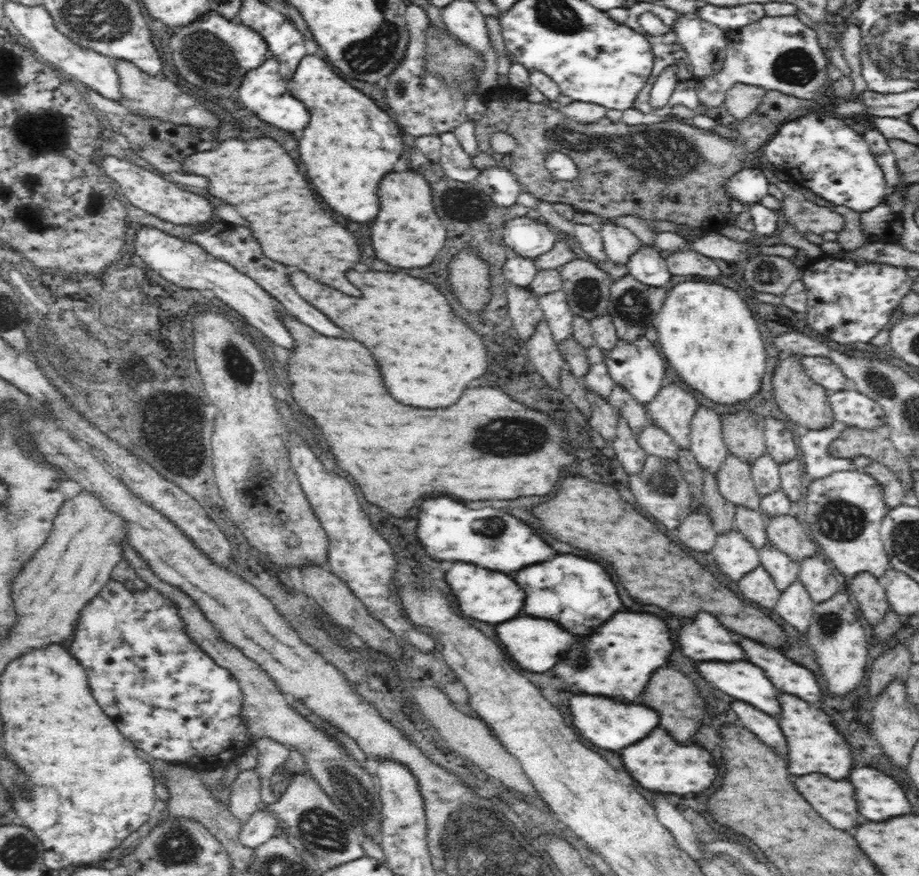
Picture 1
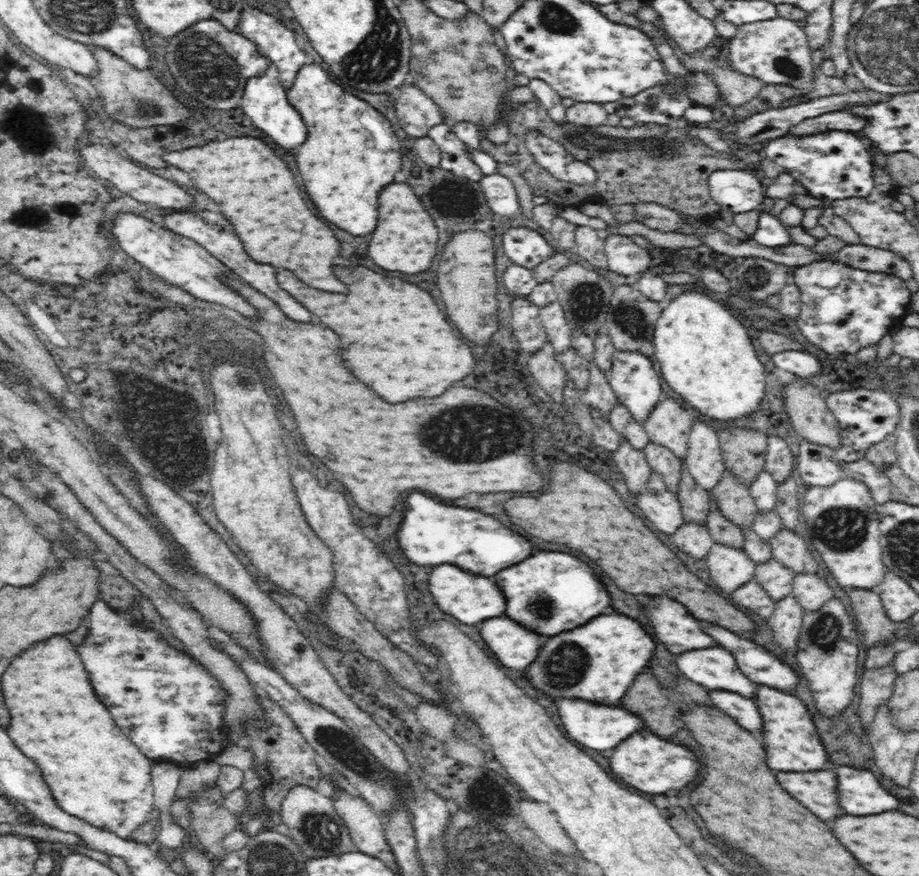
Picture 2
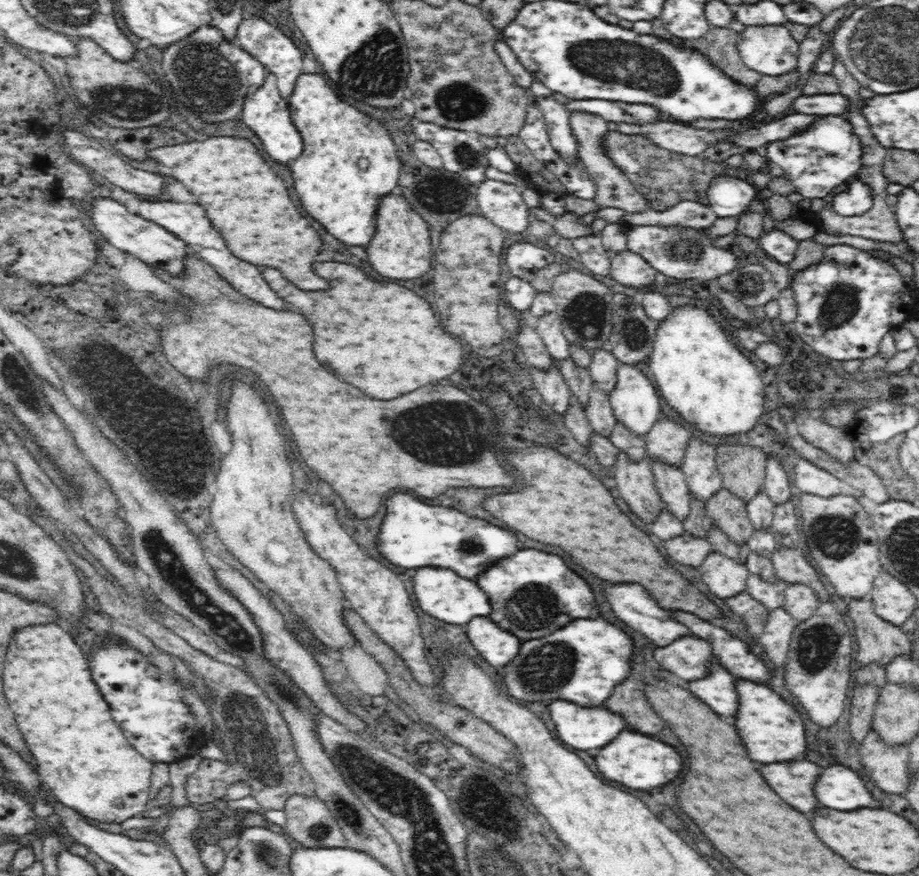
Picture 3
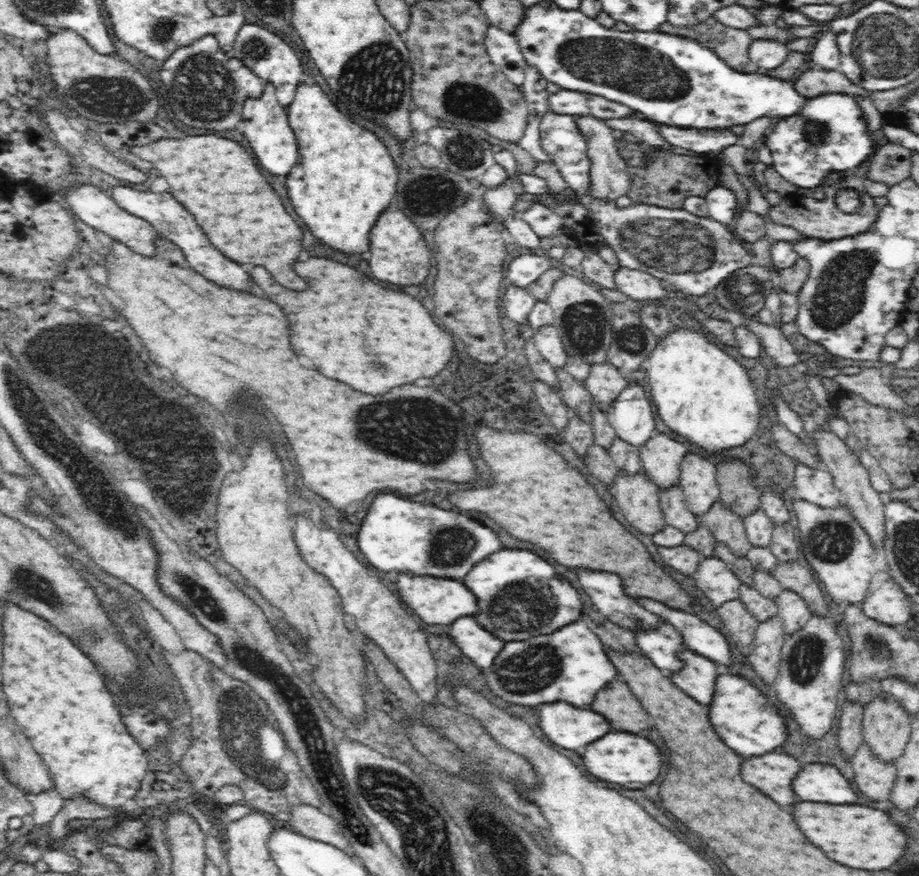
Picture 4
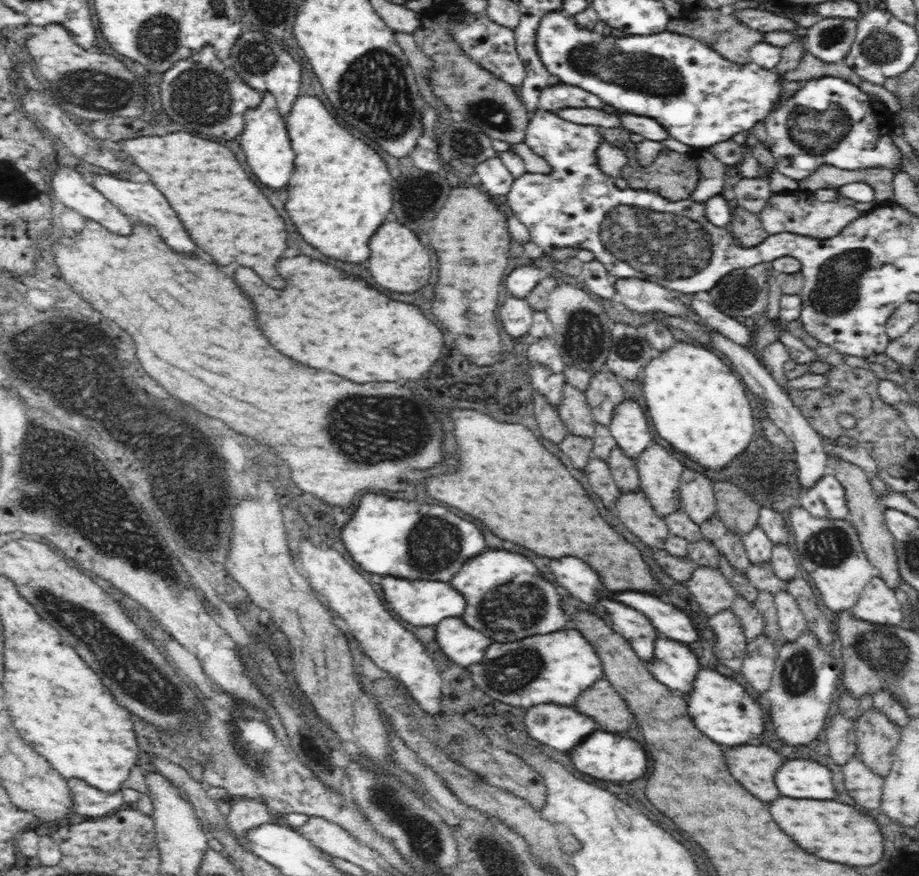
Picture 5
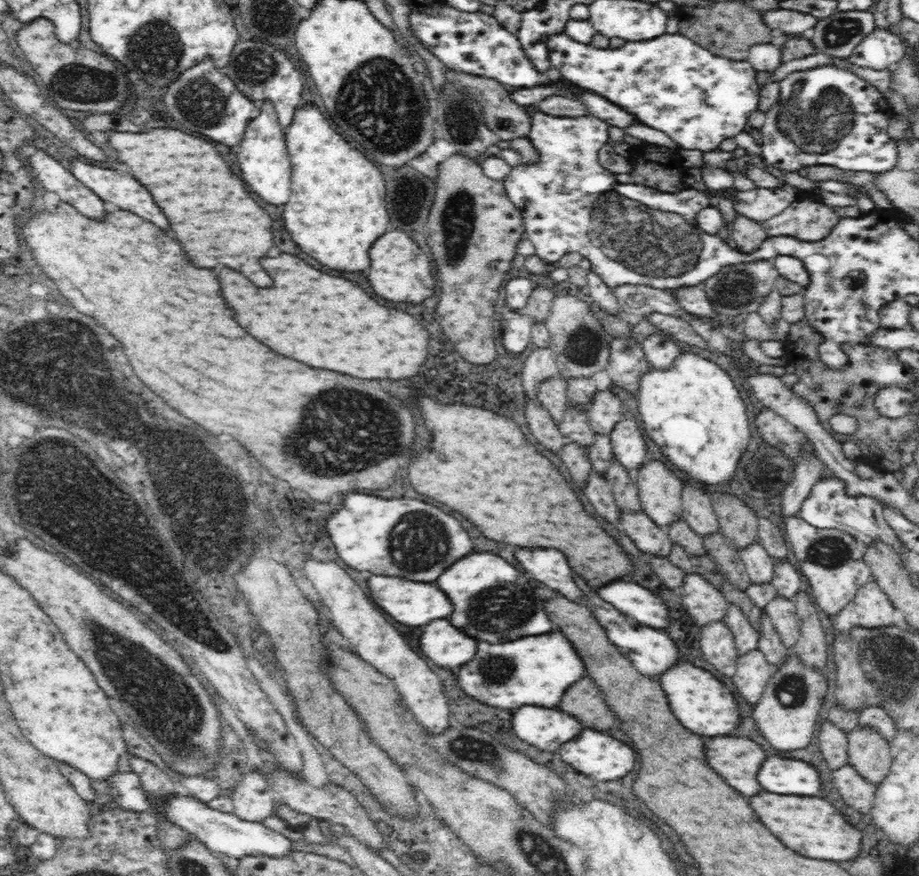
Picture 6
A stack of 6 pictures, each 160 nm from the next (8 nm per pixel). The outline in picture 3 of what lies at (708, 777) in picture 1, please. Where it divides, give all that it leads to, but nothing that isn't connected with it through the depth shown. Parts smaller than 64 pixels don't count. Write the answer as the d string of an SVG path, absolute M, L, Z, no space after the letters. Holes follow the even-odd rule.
M622 732L618 734L618 738L614 738L614 742L610 742L610 746L602 748L596 756L596 766L598 770L614 782L620 782L628 788L636 788L636 790L652 790L656 786L668 784L672 778L676 778L684 764L682 764L682 756L668 744L662 744L658 740L652 740L644 734L638 732Z

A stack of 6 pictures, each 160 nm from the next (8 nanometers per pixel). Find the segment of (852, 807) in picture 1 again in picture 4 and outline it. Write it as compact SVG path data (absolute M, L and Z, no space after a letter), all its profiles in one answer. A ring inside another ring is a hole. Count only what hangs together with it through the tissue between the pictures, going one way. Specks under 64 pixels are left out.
M772 751L768 754L764 760L760 758L742 760L742 778L746 778L746 782L750 782L754 788L764 792L778 804L786 806L794 802L792 780L796 772L802 768L802 764L787 753Z

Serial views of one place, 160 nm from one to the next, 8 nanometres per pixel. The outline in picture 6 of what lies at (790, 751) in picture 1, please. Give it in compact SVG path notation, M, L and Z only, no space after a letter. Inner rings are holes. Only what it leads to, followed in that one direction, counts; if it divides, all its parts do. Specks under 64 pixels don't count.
M681 661L671 666L671 669L666 669L657 680L666 693L674 717L699 736L716 738L718 735L729 735L742 720L734 694L705 669Z

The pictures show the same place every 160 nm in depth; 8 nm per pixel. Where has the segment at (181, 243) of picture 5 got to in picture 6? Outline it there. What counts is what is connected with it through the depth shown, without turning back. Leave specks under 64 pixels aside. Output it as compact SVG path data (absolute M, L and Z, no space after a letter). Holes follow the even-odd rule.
M78 159L67 162L67 167L84 186L90 188L100 199L111 202L114 206L122 208L122 210L130 210L130 212L134 212L134 214L150 220L152 224L156 224L156 226L162 228L162 230L168 230L168 220L166 220L166 216L160 212L160 208L154 204L150 192L148 192L142 184L138 184L130 174L118 171L116 168L110 169L95 166L94 164L87 164Z

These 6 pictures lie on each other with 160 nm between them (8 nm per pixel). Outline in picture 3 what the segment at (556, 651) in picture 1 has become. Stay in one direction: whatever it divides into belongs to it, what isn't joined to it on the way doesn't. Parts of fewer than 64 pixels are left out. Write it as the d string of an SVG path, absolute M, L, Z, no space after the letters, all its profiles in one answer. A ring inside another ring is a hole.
M474 617L474 620L468 624L467 630L466 634L478 650L478 654L492 666L508 664L520 648L518 638L514 638L505 630L500 630L488 618Z

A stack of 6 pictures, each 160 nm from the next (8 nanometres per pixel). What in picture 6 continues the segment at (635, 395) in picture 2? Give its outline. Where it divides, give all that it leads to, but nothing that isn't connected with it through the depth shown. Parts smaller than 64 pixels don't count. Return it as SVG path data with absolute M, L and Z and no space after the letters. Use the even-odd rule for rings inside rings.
M624 413L609 434L613 456L631 473L648 459L645 435L642 434L636 419Z

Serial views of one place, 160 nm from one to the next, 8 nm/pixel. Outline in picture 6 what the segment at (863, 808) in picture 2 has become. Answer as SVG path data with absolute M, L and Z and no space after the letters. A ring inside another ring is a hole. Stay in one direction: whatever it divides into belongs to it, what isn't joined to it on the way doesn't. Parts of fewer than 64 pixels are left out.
M770 756L758 769L758 782L764 790L776 794L796 794L796 796L820 794L818 772L802 760L786 760Z

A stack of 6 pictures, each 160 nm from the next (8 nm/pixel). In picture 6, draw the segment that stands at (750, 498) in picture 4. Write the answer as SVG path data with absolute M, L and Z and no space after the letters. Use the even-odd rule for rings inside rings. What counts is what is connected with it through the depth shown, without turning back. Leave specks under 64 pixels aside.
M716 492L711 501L719 520L718 532L737 550L758 541L758 516L742 499Z

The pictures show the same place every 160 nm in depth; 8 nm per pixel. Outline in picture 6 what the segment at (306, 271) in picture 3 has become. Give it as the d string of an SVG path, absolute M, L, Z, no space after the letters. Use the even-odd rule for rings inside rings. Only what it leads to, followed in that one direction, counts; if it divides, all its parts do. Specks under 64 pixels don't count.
M154 128L146 134L118 134L116 131L106 131L105 136L107 143L118 152L120 162L130 166L132 176L150 190L154 202L160 206L160 210L164 210L170 222L170 230L174 232L174 238L182 244L186 256L190 258L190 262L194 262L194 266L214 268L222 264L244 274L252 284L260 288L272 286L272 278L258 266L258 260L264 258L266 250L274 244L270 234L272 218L250 198L244 182L230 172L228 164L222 160L222 156L212 144L200 138L194 138L190 134L184 134L180 130L170 130L170 128L160 128L160 130Z

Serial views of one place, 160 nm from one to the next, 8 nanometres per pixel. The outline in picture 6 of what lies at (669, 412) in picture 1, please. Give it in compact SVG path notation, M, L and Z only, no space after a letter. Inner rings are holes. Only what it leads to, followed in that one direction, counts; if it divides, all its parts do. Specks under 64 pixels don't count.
M649 458L633 473L641 510L658 526L669 527L681 520L682 482L662 461Z

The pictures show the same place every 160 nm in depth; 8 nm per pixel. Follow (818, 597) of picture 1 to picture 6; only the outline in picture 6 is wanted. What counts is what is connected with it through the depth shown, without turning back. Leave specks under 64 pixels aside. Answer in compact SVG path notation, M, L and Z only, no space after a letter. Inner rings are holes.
M776 596L764 609L775 631L780 635L781 643L789 649L795 648L800 638L800 629L794 601L783 596Z

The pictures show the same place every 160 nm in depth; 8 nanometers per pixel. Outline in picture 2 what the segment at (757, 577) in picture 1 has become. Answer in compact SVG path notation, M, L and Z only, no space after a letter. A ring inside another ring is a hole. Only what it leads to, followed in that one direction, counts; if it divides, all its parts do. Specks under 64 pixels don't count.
M755 578L731 592L731 596L740 608L745 611L752 610L754 614L767 620L775 609L775 602L769 597L769 594L766 594Z

